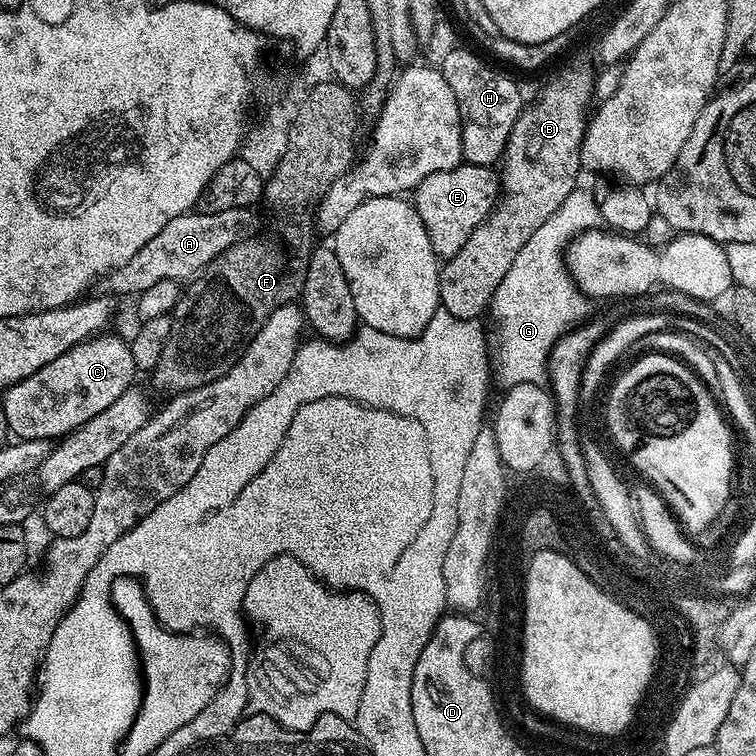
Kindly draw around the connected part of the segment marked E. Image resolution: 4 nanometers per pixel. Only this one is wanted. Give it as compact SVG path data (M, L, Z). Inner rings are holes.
M462 162L454 170L442 170L438 174L430 174L414 189L416 209L430 234L430 244L434 246L436 255L441 261L458 254L458 250L462 250L462 246L466 246L466 238L470 238L470 234L474 234L474 230L478 230L478 226L482 226L482 222L488 219L493 208L496 207L496 202L502 195L502 180L499 175L495 176L492 172L495 171L487 164Z

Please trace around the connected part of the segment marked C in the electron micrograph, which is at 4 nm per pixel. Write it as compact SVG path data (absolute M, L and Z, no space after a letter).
M101 334L93 336L91 340L83 340L78 346L66 350L66 354L58 354L54 362L46 362L42 370L34 370L34 374L3 389L2 411L6 414L9 433L17 441L28 439L59 441L83 423L89 422L96 414L101 414L102 410L106 410L111 403L118 402L123 392L137 383L138 369L134 362L131 343L120 336L108 335Z

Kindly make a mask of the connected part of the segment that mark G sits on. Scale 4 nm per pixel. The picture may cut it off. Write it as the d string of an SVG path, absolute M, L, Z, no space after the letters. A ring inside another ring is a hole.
M577 186L570 198L566 198L566 202L562 202L562 206L558 206L558 210L550 214L550 218L546 218L546 222L542 222L538 230L534 230L534 235L527 240L526 246L518 250L518 258L514 258L510 270L506 270L506 278L502 278L498 290L492 295L490 305L490 316L496 319L496 336L500 339L494 344L494 372L495 375L496 372L500 375L504 386L512 388L519 383L547 385L550 350L560 336L589 319L589 297L577 288L576 281L572 279L572 273L565 263L565 253L569 242L575 236L599 229L601 224L595 195L591 191L588 193L584 186Z

